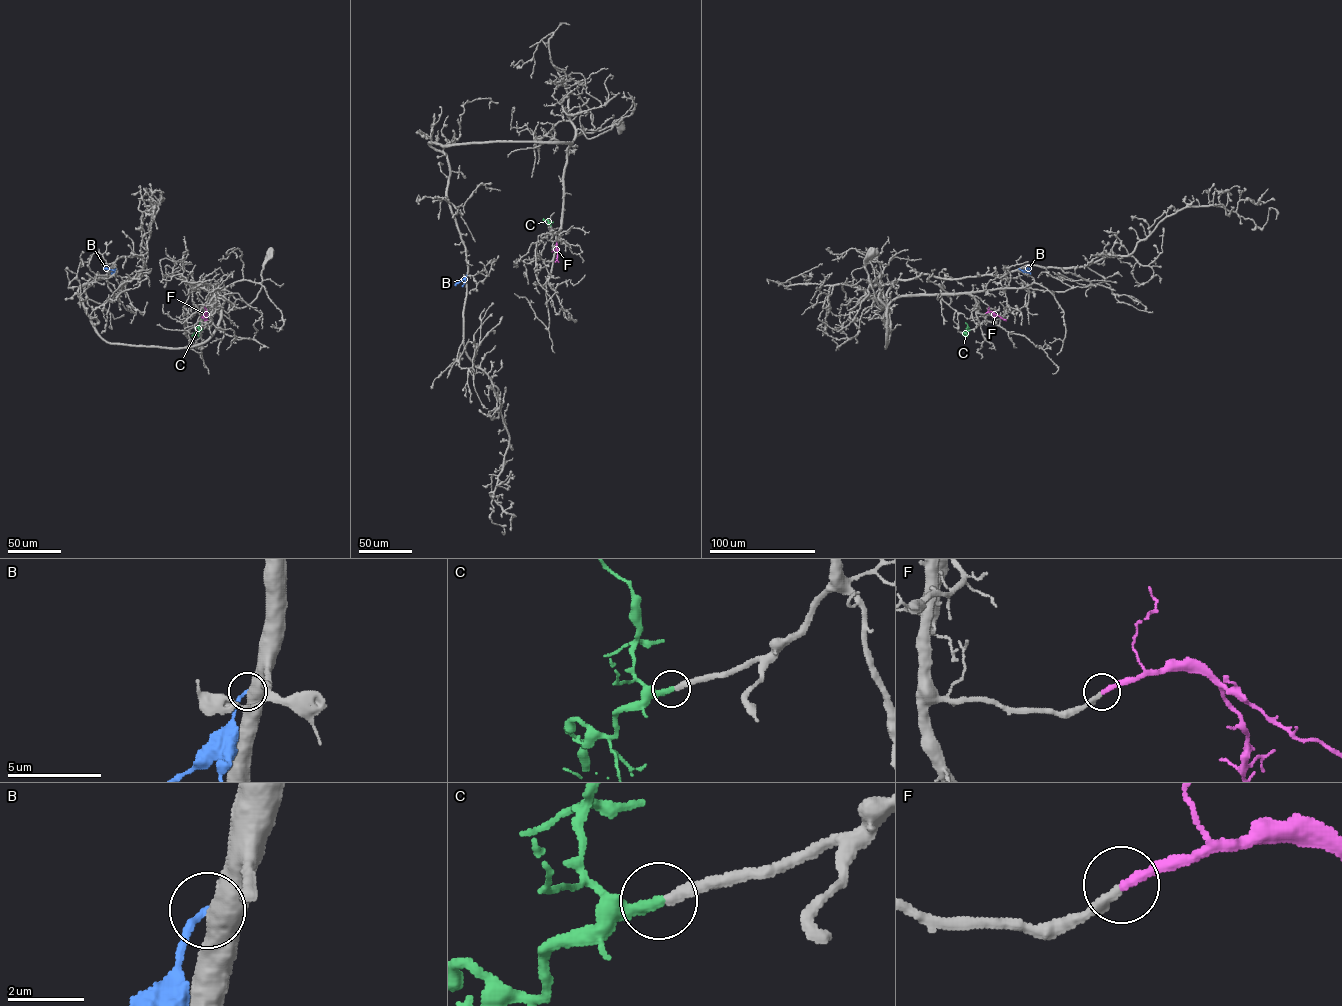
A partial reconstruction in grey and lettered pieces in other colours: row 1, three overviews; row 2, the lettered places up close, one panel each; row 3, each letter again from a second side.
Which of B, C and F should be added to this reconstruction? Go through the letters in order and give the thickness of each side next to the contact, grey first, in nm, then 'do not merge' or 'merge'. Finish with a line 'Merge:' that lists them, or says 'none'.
B: 650 nm thick on the grey side, 200 nm on the other; do not merge
C: 280 nm thick on the grey side, 320 nm on the other; merge
F: 300 nm thick on the grey side, 240 nm on the other; merge
Merge: C, F

